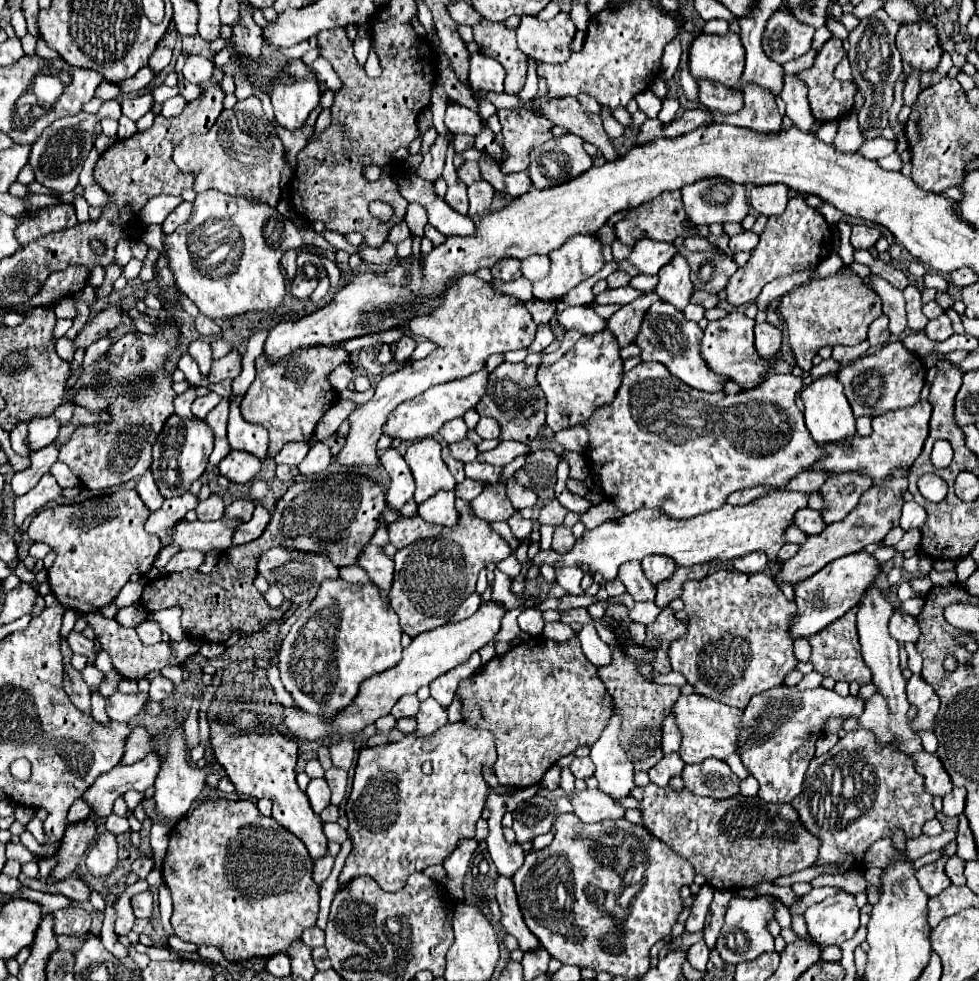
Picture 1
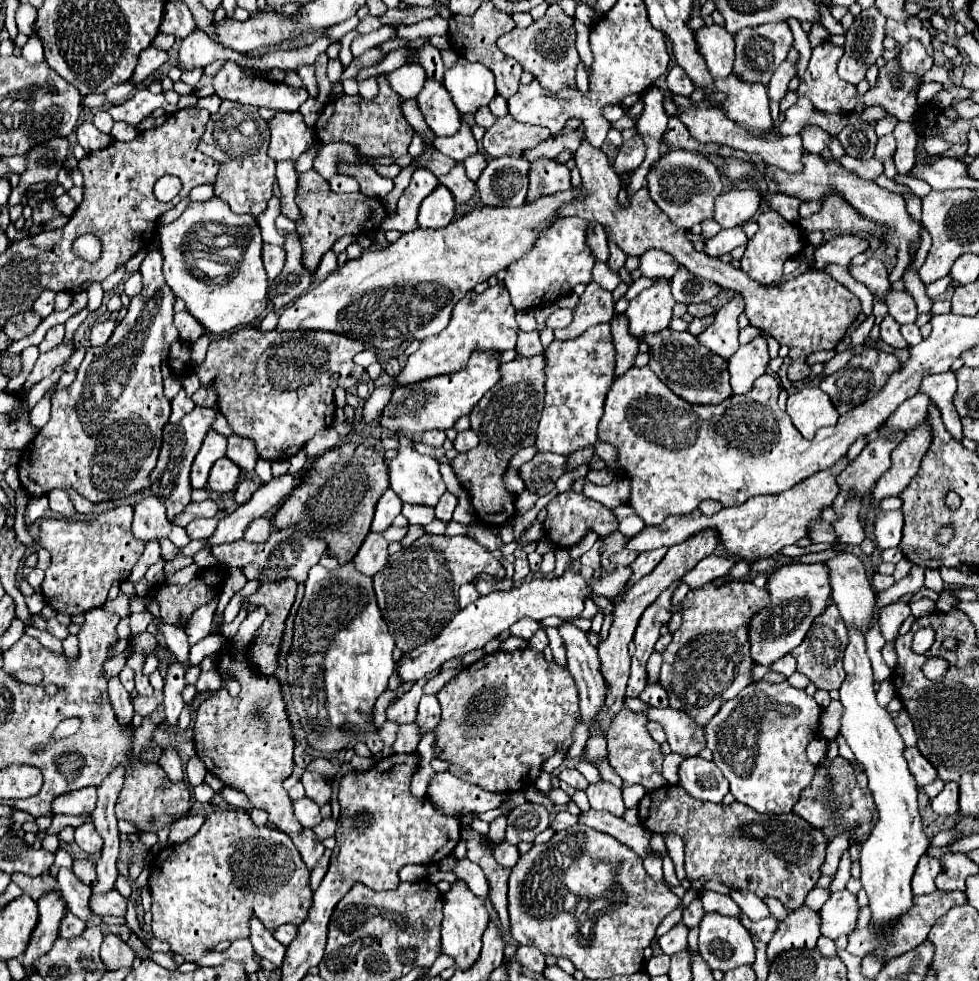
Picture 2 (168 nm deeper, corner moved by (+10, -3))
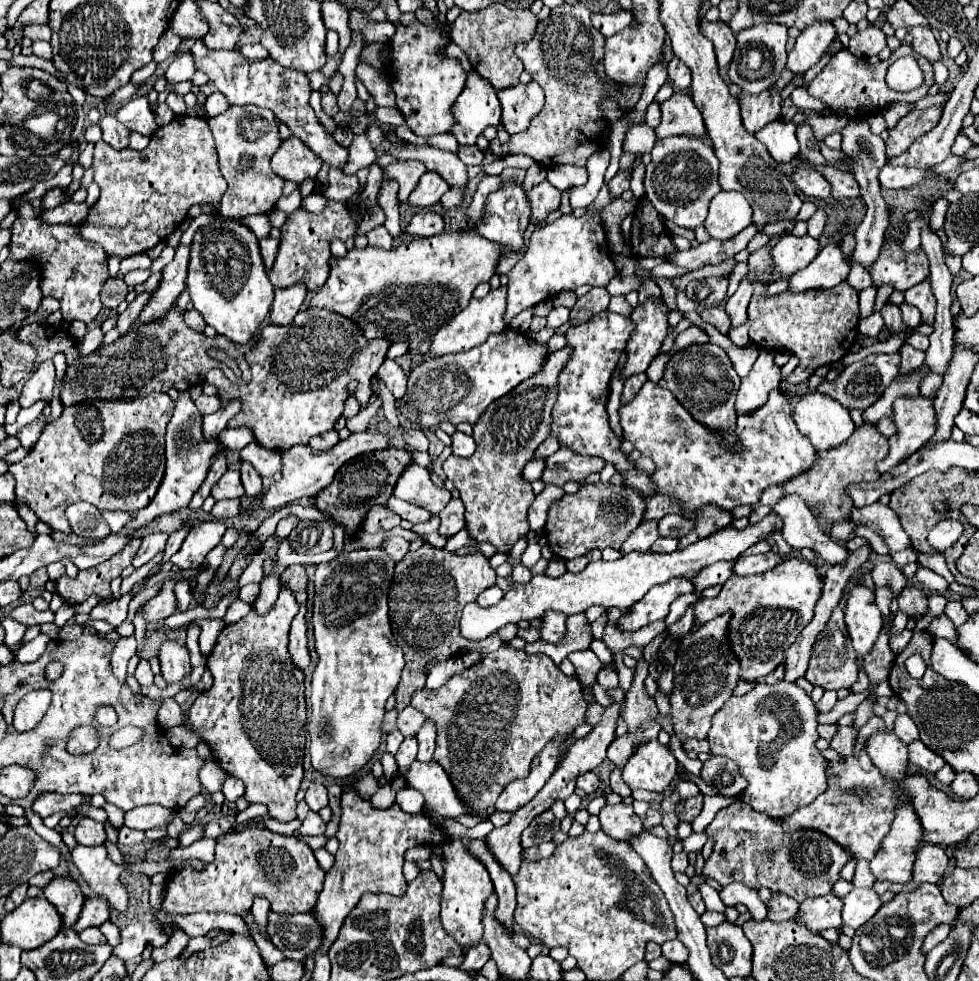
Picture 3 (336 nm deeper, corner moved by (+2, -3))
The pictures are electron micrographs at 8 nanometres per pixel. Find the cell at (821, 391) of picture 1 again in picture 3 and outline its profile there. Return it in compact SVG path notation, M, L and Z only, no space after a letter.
M816 391L804 395L798 401L794 409L794 421L798 429L810 439L814 449L820 451L842 445L854 431L848 409L844 409L836 399Z

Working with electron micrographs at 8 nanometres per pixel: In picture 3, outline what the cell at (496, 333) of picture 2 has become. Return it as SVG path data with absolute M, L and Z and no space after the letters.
M501 285L498 289L490 291L486 297L482 299L472 299L468 303L466 309L462 309L448 325L444 325L436 335L434 335L434 341L432 341L432 357L440 357L440 355L446 355L446 353L460 353L460 351L468 351L472 347L478 347L482 345L488 335L492 333L500 333L506 323L502 319L507 305L507 286Z

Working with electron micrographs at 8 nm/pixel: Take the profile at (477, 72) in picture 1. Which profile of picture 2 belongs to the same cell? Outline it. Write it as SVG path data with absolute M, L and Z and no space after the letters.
M458 57L444 75L444 87L460 113L474 113L496 95L492 71L484 69L484 65L464 61L464 57Z

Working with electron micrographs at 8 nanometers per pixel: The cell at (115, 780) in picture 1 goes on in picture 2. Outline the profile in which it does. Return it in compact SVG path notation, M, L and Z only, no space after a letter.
M78 789L76 793L64 793L52 801L52 811L62 815L90 815L96 809L96 789Z

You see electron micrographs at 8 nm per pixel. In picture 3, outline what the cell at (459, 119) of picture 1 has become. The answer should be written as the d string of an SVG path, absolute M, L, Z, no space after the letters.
M402 13L396 23L396 33L388 43L392 71L390 85L396 93L396 107L404 115L406 125L420 137L446 133L454 125L450 107L464 89L466 71L458 59L442 57L442 47L448 43L450 23L440 13L434 13L434 23L422 23L414 13Z

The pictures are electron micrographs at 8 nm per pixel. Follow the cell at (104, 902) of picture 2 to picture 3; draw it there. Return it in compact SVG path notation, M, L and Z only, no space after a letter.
M86 899L86 903L82 907L82 913L80 913L78 921L72 925L72 929L76 933L80 933L86 927L100 927L102 923L108 921L108 917L110 917L108 903L104 903L100 899Z

